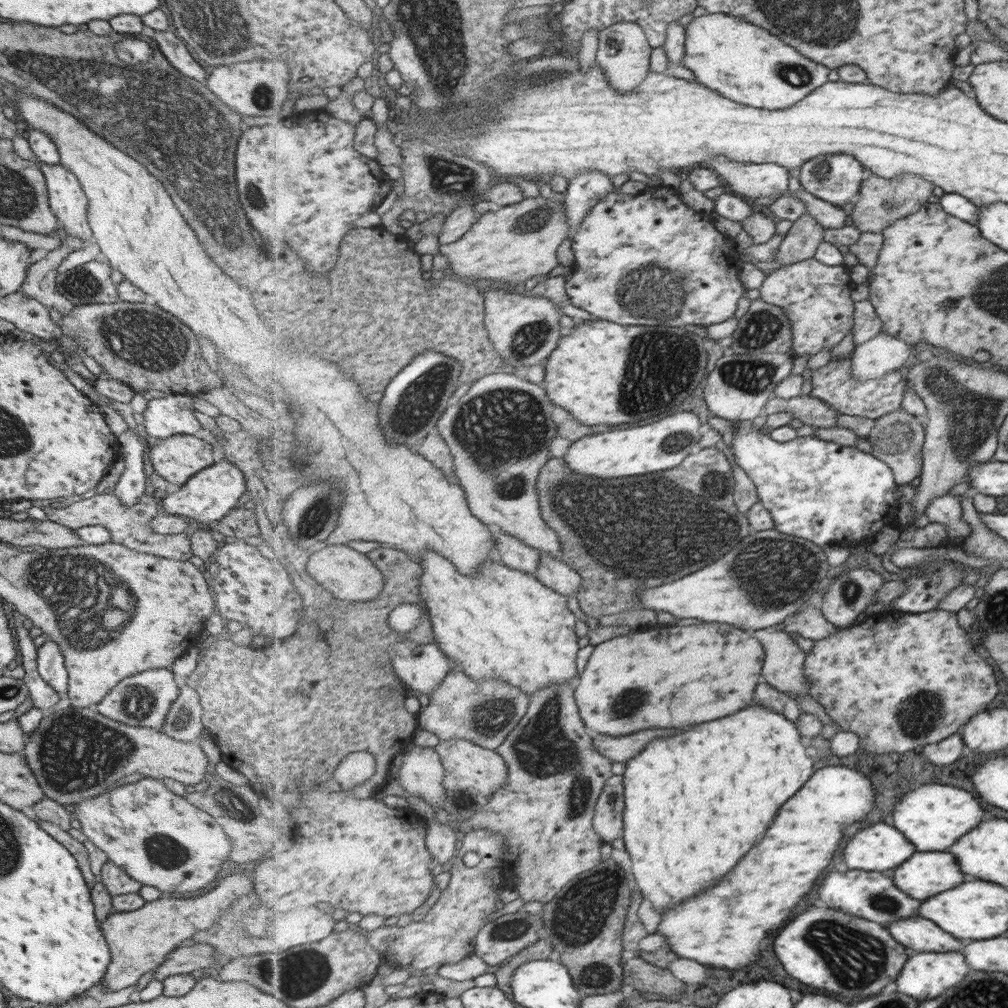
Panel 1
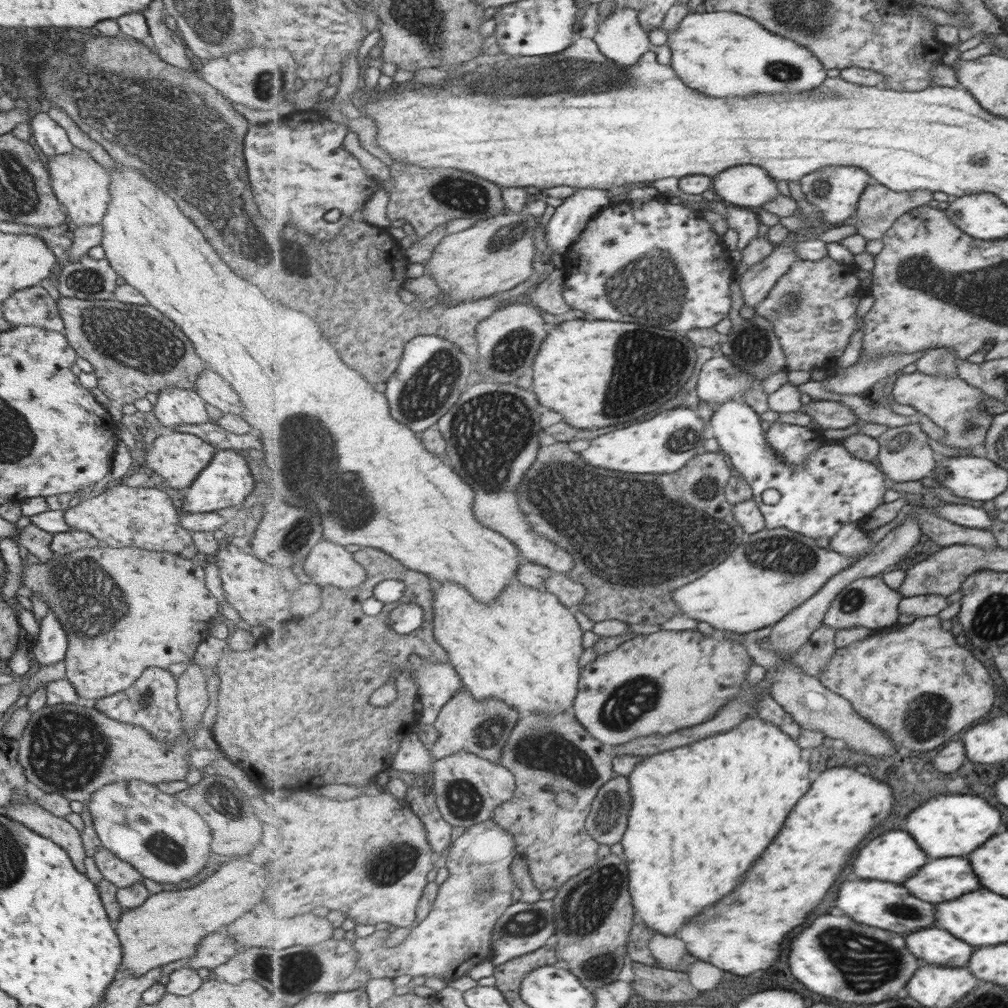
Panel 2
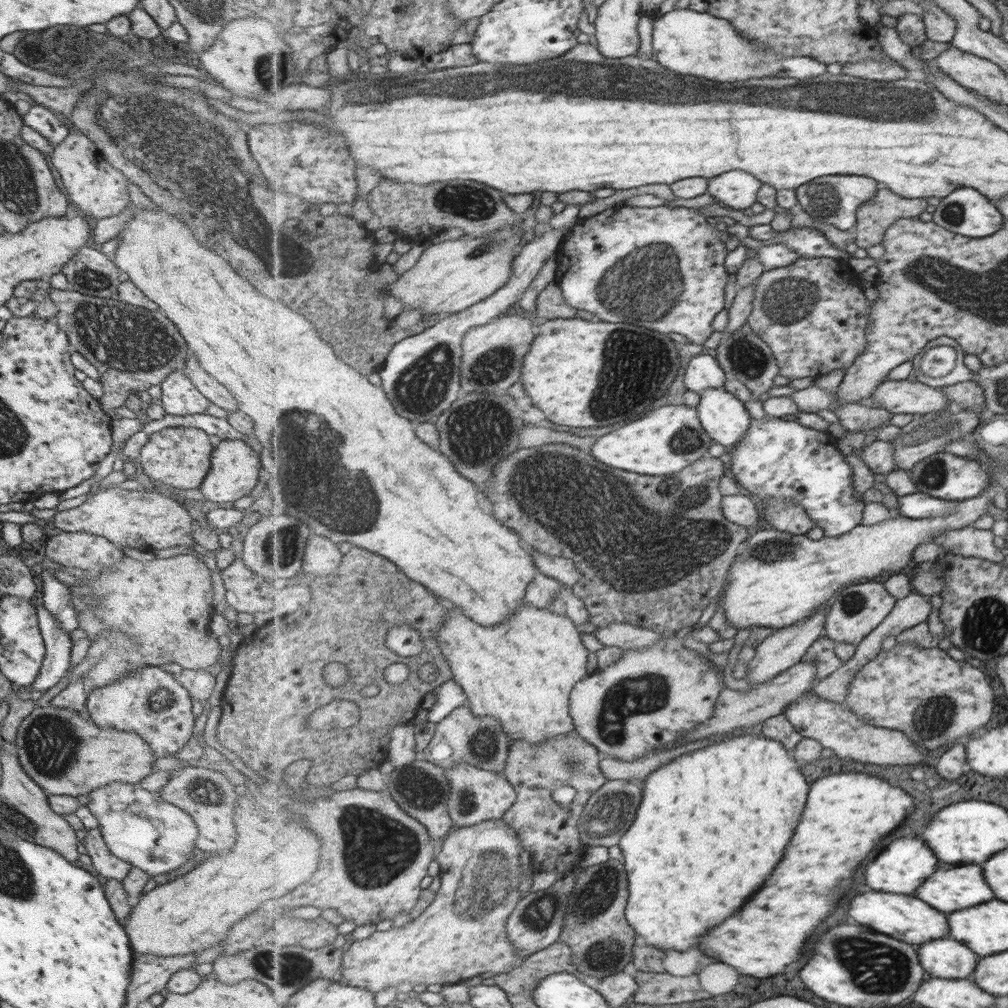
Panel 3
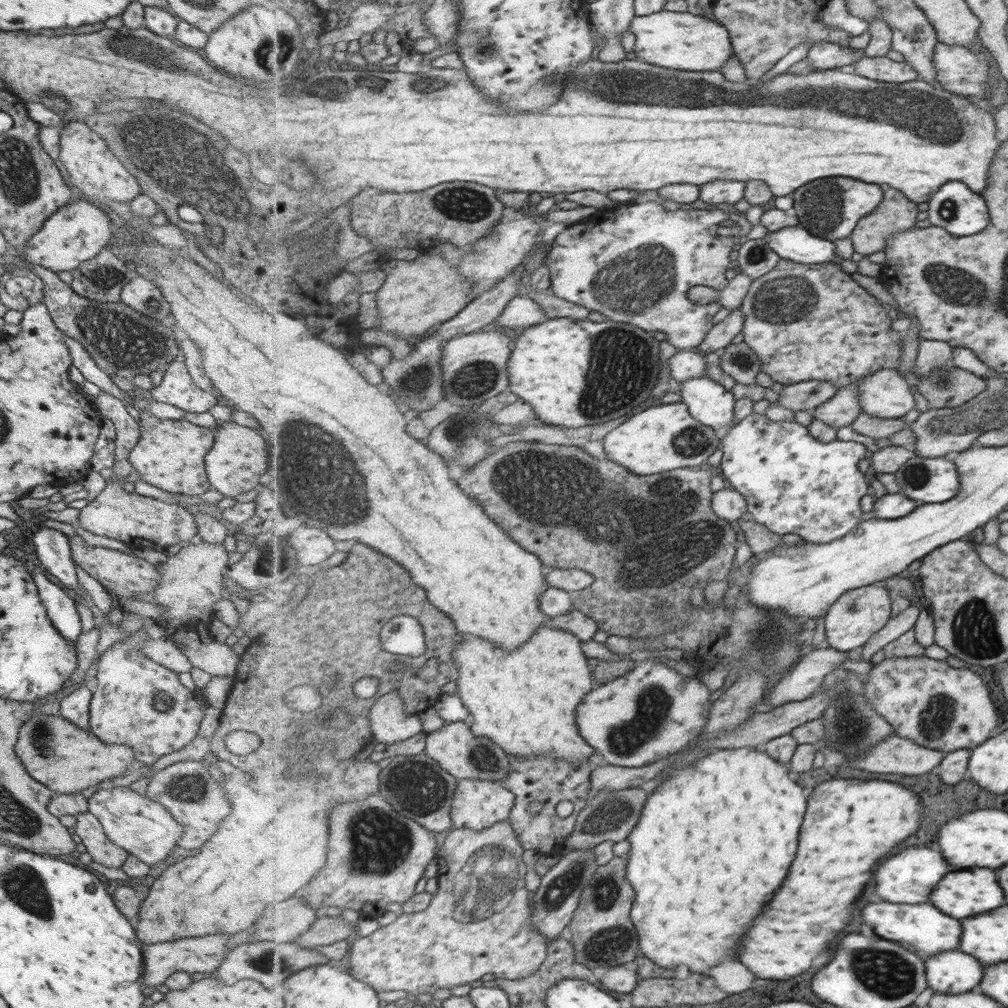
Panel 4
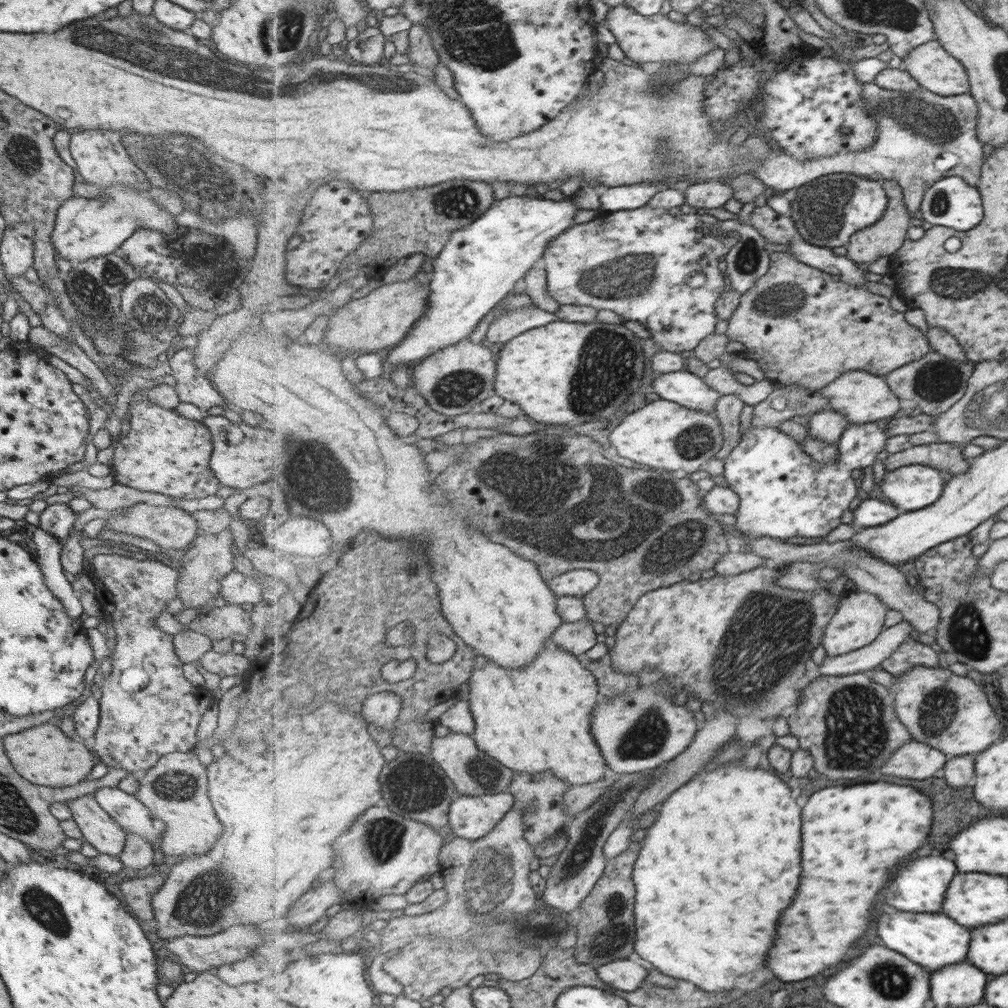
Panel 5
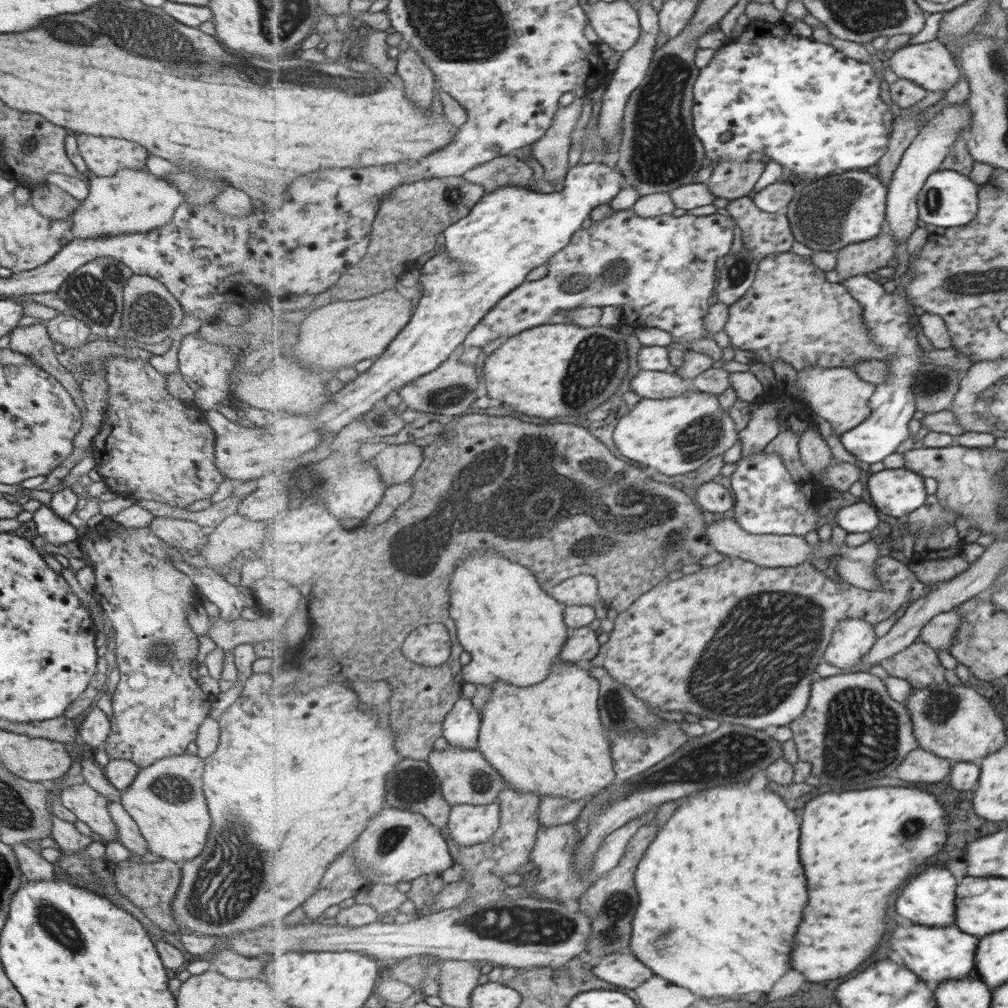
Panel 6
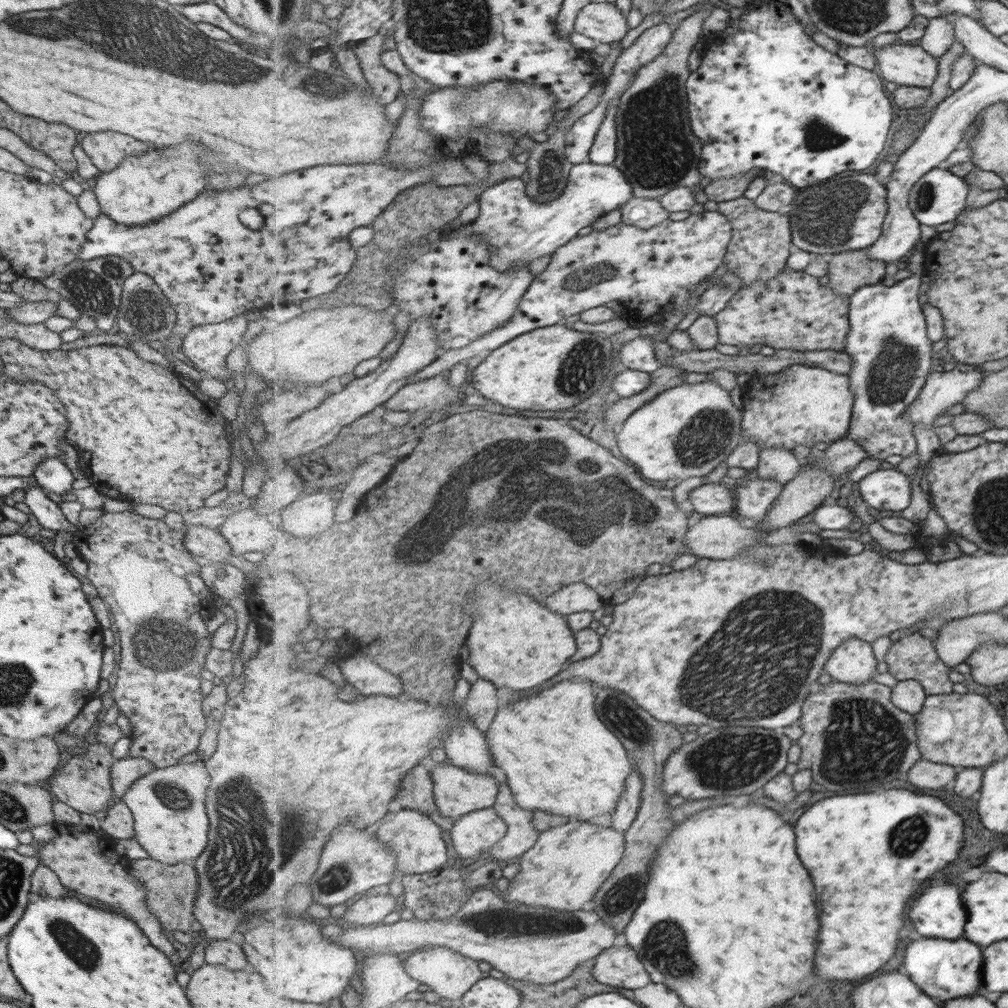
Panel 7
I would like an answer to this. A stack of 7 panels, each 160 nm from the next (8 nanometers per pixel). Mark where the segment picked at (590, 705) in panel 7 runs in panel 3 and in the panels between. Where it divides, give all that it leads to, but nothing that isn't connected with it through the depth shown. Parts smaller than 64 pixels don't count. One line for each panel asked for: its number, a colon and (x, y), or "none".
3: (522, 672)
4: (526, 700)
5: (534, 719)
6: (548, 739)

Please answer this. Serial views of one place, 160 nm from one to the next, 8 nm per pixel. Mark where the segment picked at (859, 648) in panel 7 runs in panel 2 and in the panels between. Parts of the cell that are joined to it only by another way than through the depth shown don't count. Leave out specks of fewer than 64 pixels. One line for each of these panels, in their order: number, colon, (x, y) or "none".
2: (868, 602)
3: (857, 610)
4: (850, 623)
5: (861, 618)
6: (854, 638)

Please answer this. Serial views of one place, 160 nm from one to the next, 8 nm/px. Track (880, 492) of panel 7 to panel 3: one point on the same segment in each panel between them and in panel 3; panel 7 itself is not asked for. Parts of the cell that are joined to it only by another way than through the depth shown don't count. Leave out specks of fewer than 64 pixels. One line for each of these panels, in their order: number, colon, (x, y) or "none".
3: (946, 476)
4: (927, 480)
5: (916, 486)
6: (898, 492)

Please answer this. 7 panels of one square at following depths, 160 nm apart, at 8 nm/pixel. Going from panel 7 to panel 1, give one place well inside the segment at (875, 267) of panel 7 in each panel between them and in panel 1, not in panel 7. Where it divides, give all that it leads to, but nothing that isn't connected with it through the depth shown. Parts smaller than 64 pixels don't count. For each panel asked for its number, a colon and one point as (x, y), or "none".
1: (884, 201)
2: (879, 208)
3: (875, 217)
4: (896, 214)
5: (888, 236)
6: (857, 259)

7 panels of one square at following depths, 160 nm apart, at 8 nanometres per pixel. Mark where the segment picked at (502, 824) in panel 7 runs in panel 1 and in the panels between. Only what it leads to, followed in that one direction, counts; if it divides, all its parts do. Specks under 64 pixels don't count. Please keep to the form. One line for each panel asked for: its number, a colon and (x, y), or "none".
1: (473, 773)
2: (469, 788)
3: (477, 795)
4: (478, 804)
5: (471, 817)
6: (470, 824)

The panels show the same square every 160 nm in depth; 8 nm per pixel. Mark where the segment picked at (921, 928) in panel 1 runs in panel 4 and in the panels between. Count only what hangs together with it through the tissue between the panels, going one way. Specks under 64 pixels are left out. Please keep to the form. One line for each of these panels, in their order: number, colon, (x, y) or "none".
2: (932, 945)
3: (943, 958)
4: (952, 972)

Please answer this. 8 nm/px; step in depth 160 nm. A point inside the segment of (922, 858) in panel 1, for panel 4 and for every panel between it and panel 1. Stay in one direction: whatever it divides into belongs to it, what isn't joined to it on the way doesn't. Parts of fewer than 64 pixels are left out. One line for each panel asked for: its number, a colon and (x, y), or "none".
2: (944, 879)
3: (954, 887)
4: (964, 893)

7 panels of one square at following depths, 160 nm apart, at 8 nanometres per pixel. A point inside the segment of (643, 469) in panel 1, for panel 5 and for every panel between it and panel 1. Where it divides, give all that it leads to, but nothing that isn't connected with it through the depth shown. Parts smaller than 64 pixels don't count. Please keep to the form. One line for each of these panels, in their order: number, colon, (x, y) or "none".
2: (638, 449)
3: (668, 439)
4: (663, 438)
5: (667, 435)

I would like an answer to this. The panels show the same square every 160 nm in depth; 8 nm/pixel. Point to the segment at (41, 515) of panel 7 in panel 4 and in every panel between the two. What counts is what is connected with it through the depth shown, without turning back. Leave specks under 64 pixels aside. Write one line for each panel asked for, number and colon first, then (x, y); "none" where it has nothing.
4: (61, 610)
5: (48, 547)
6: (55, 530)

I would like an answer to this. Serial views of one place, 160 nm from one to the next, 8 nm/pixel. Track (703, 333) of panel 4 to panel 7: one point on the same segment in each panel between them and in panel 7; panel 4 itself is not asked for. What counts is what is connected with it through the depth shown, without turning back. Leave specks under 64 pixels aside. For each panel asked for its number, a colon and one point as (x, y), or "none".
5: (660, 270)
6: (662, 271)
7: (659, 268)

